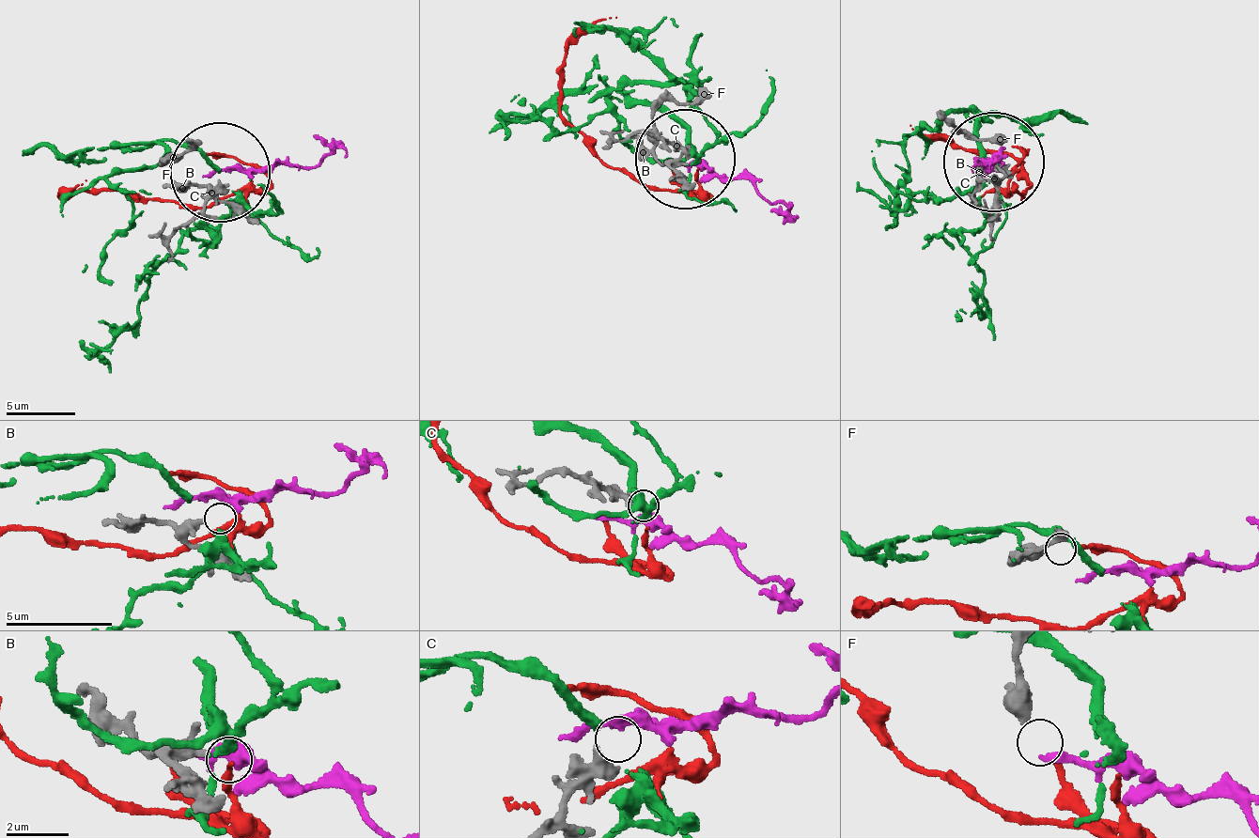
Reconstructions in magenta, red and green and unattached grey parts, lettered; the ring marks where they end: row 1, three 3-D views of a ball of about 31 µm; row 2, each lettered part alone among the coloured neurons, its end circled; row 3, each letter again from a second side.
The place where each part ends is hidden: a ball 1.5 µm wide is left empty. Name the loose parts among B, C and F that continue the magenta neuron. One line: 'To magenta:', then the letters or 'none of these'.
To magenta: C

